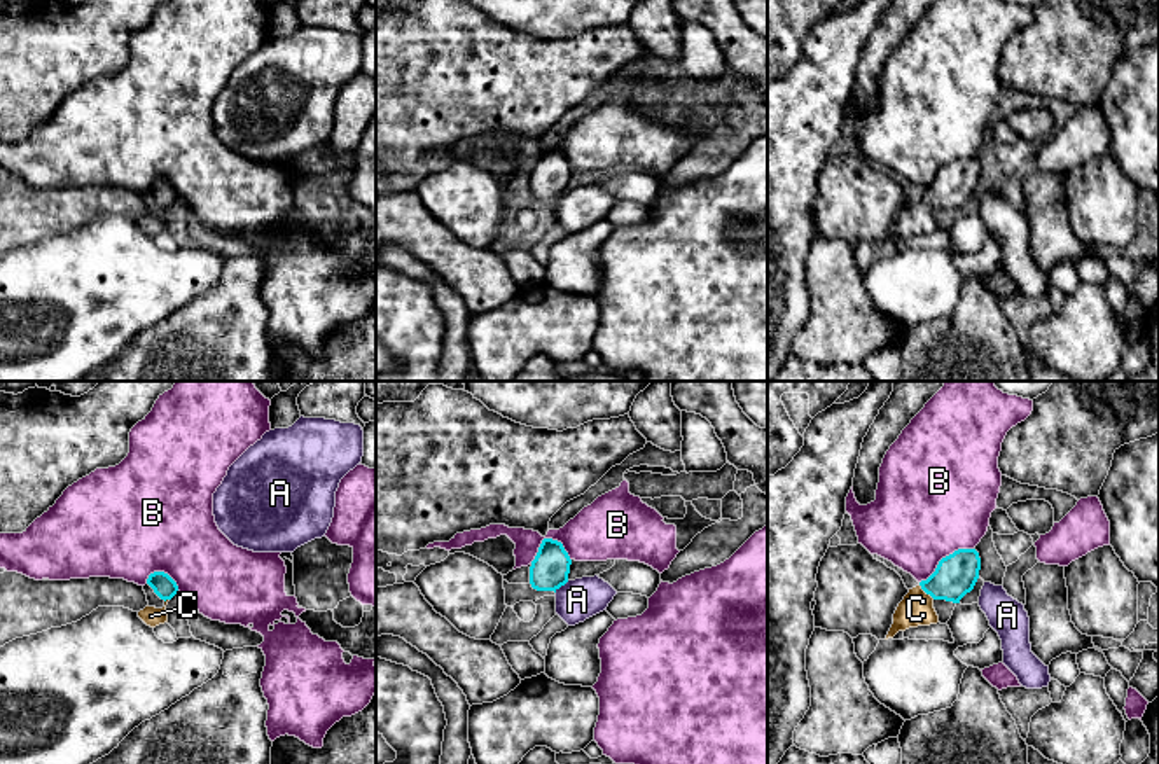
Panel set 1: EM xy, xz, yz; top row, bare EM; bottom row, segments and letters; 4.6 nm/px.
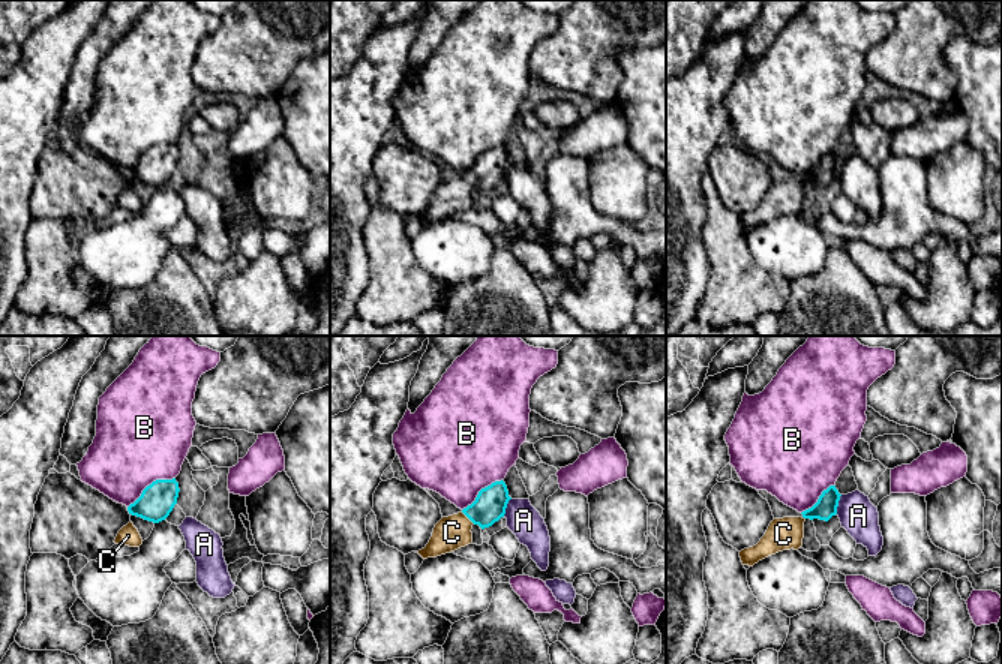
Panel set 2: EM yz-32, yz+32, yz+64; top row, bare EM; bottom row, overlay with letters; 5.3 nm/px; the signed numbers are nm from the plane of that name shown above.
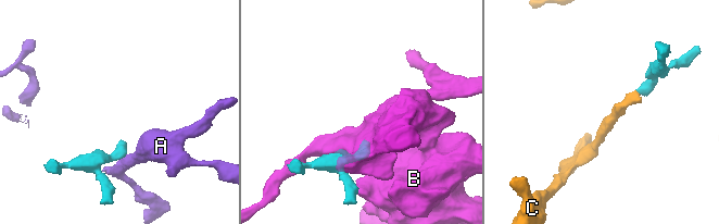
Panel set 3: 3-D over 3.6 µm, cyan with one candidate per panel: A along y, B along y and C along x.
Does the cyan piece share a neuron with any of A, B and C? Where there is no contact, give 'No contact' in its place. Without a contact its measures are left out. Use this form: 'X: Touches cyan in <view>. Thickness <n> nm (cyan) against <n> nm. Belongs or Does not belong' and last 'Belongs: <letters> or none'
A: Touches cyan in xz. Thickness 180 nm (cyan) against 190 nm. Does not belong
B: Touches cyan in xz. Thickness 180 nm (cyan) against 260 nm. Does not belong
C: Touches cyan in yz. Thickness 190 nm (cyan) against 160 nm. Belongs
Belongs: C

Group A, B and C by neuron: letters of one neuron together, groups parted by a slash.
A / B / C

